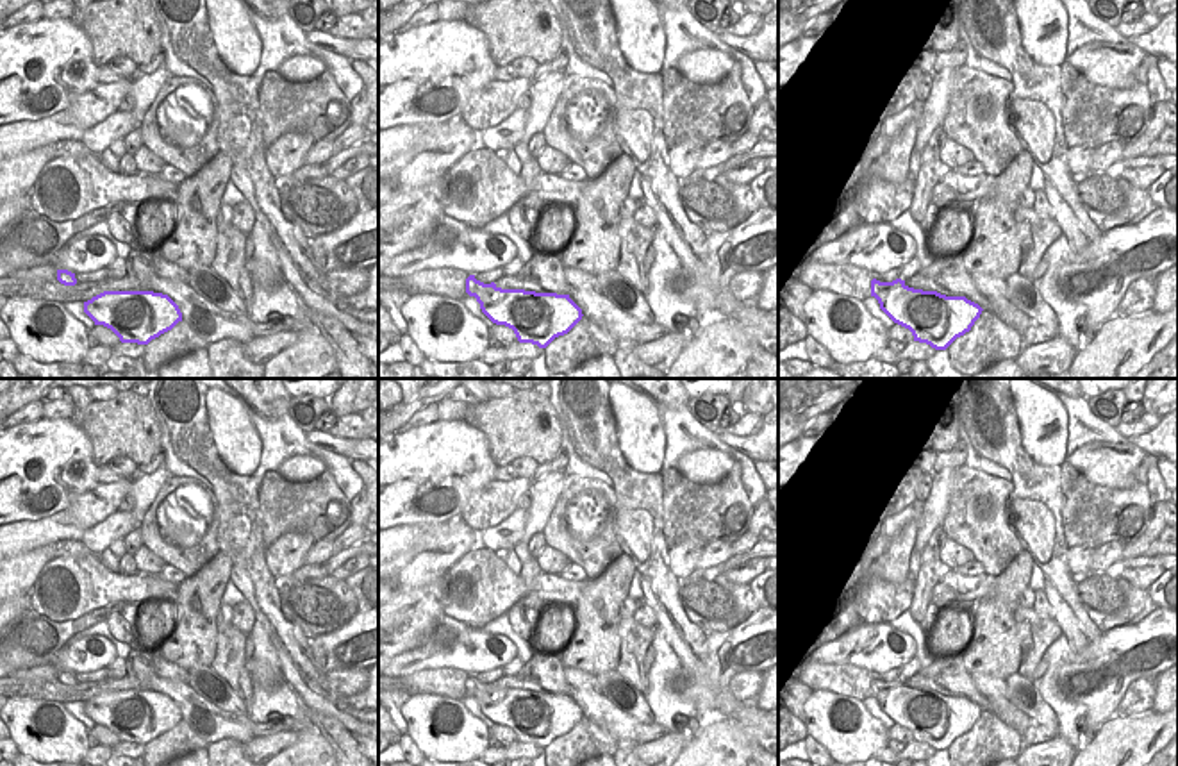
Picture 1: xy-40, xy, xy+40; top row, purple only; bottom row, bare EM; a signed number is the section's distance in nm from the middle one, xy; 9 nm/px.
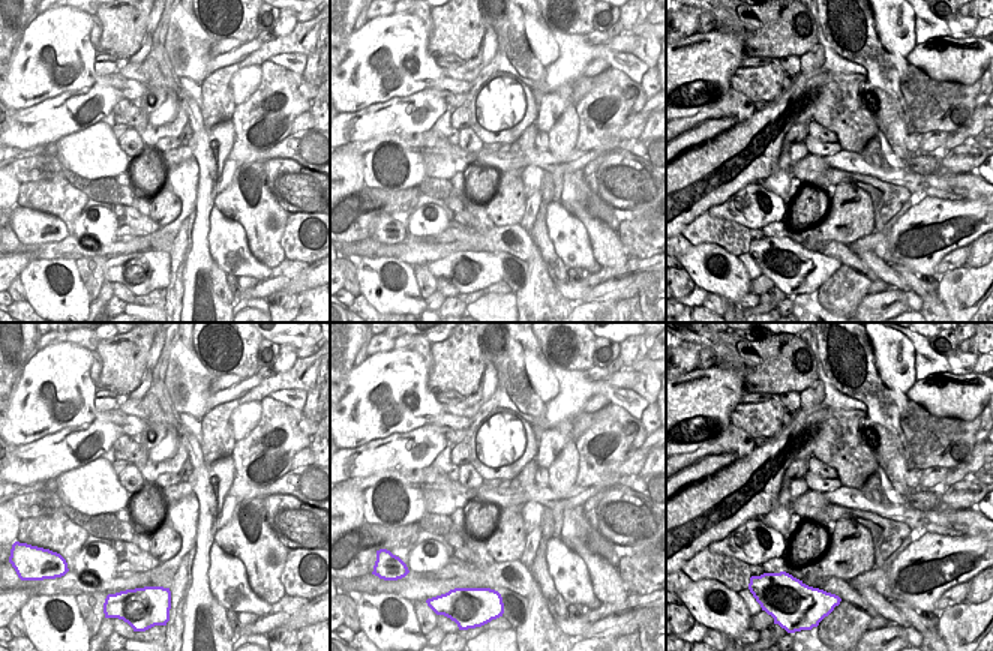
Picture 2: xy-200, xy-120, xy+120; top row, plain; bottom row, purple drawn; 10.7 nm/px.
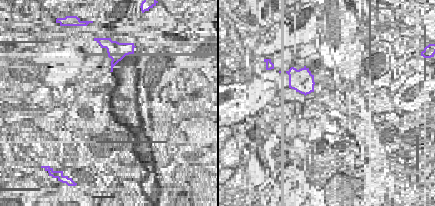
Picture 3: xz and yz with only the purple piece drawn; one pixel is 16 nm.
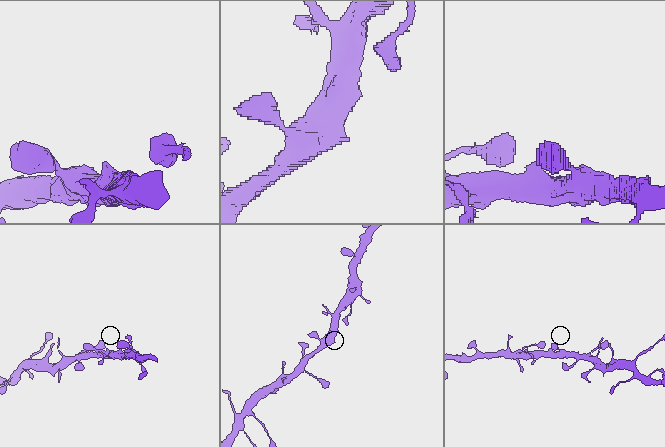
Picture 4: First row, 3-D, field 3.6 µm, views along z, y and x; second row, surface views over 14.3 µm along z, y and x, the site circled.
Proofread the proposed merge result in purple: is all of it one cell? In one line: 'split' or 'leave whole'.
leave whole

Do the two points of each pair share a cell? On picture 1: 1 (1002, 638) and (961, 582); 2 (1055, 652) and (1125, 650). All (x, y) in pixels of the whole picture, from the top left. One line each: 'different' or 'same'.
1: different
2: different

